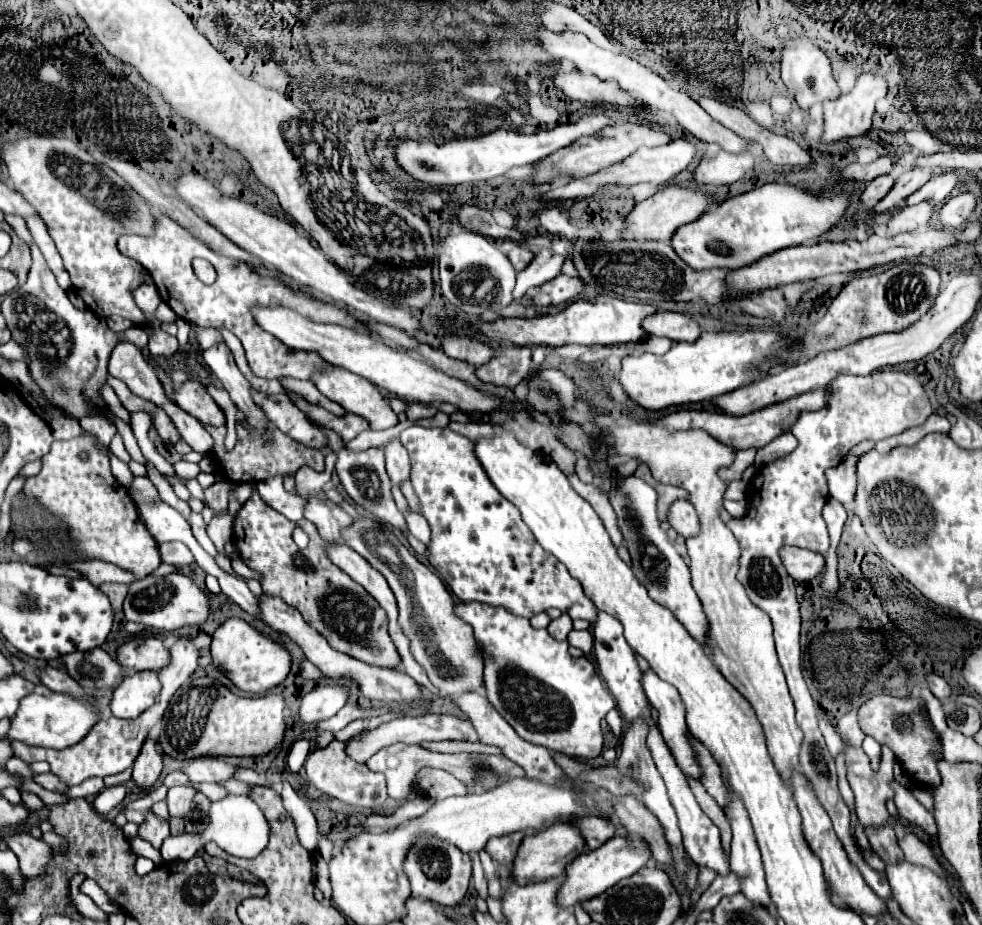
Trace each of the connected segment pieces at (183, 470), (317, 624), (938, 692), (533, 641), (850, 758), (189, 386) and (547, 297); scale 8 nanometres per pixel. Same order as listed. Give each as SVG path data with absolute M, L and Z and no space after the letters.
M180 460L174 464L174 470L178 476L184 476L184 478L196 478L200 474L200 468L198 464L192 464L192 462L186 462L186 460Z
M258 492L238 512L238 522L234 522L232 542L240 552L242 560L264 574L262 590L266 596L280 598L288 606L296 608L304 620L316 628L332 648L344 652L352 658L368 662L380 668L400 668L402 660L396 644L388 632L388 616L384 608L350 576L346 576L326 552L322 552L322 538L310 520L302 520L300 526L308 532L310 544L300 550L292 540L292 530L298 524L290 522L280 512L272 510L262 502Z
M926 674L926 682L932 690L932 694L938 698L938 700L944 700L950 696L950 686L944 678L940 678L938 674Z
M462 602L456 604L456 614L474 628L474 636L484 648L484 684L490 704L508 720L518 736L574 758L598 758L602 754L604 738L600 722L616 702L588 658L572 658L568 654L568 642L554 640L548 630L532 628L526 618L510 614L504 606L494 608L484 602Z
M882 746L881 750L880 767L878 772L874 772L870 768L870 760L864 754L862 748L844 748L844 752L846 752L846 766L848 766L848 782L850 782L850 788L852 788L854 798L856 798L858 822L860 822L860 826L864 830L872 828L872 826L884 826L884 824L890 822L890 814L886 810L886 800L894 798L894 788L890 786L890 782L893 779L895 756L887 746Z
M188 380L186 384L178 386L174 392L174 402L204 426L226 426L226 416L222 408L196 380Z
M560 274L542 286L542 292L534 298L534 304L536 306L556 306L562 302L572 302L582 290L584 290L584 282L580 278Z

